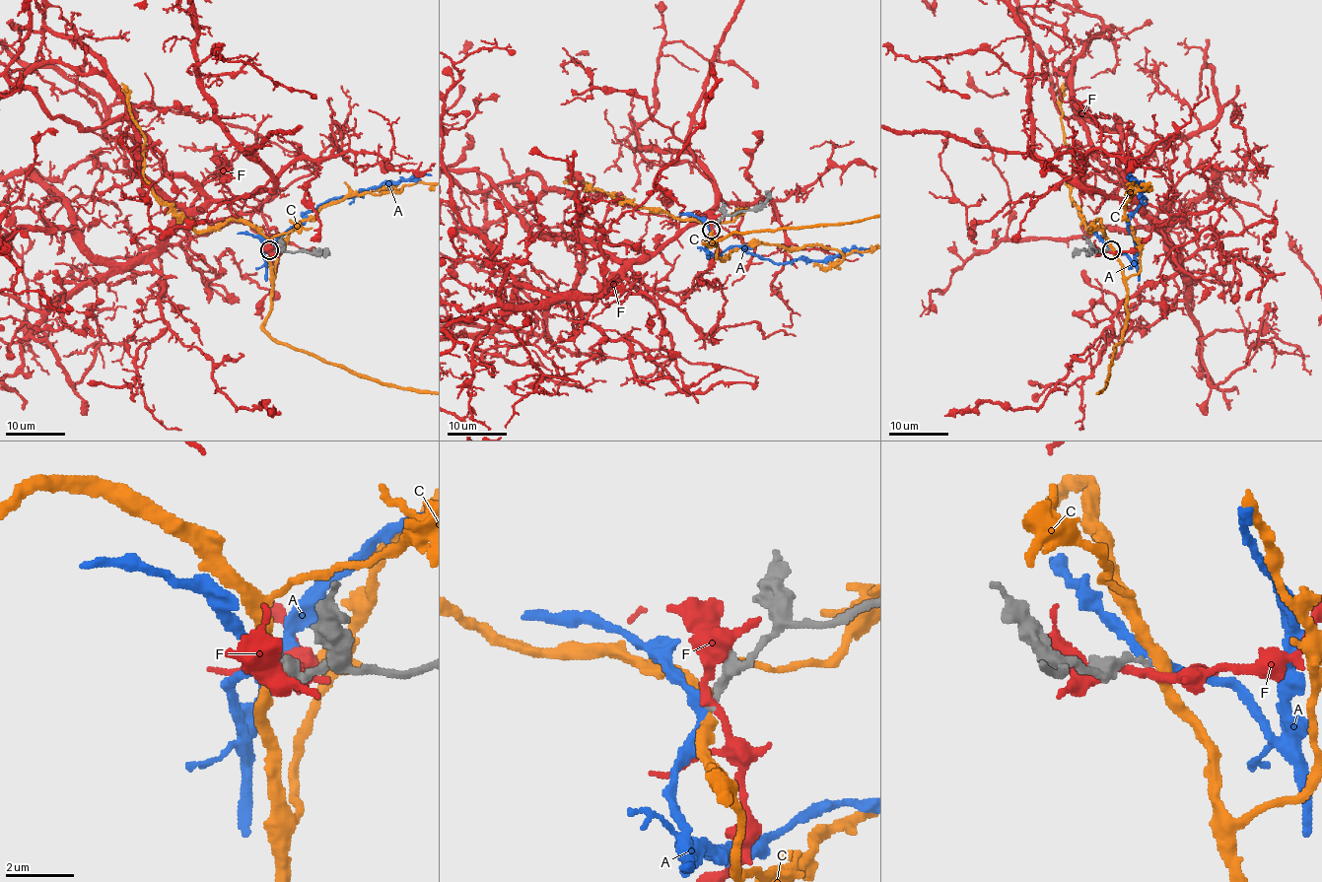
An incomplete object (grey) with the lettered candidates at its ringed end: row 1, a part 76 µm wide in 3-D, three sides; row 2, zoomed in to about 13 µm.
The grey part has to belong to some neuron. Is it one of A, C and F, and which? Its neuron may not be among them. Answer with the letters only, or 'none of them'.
A

